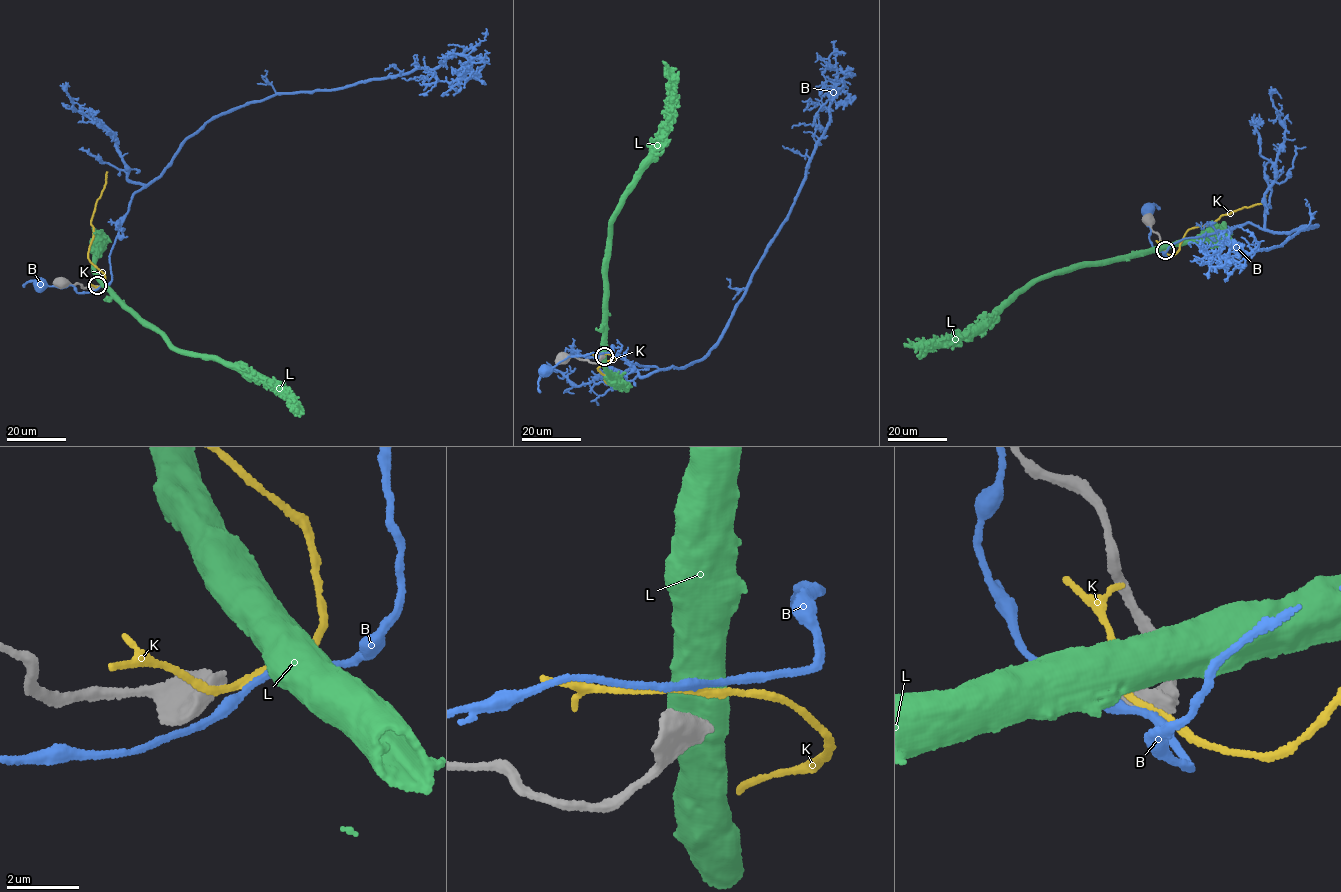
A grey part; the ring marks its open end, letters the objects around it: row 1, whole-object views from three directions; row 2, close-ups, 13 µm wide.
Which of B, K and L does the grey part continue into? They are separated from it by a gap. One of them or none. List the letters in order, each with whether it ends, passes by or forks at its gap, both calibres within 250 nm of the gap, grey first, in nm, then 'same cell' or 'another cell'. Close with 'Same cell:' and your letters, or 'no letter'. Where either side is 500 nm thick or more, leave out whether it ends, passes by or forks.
B: it passes by; calibres 480 and 200 nm; another cell
K: it passes by; calibres 480 and 180 nm; another cell
L: calibres 480 and 800 nm; another cell
Same cell: no letter

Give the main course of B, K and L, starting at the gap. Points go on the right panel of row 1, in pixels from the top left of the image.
B: (1162, 251), (1153, 247), (1148, 239), (1148, 210)
K: (1163, 251), (1175, 253), (1188, 230), (1263, 202), (1266, 195)
L: (1166, 247), (1028, 282), (970, 331), (914, 346), (904, 343)

